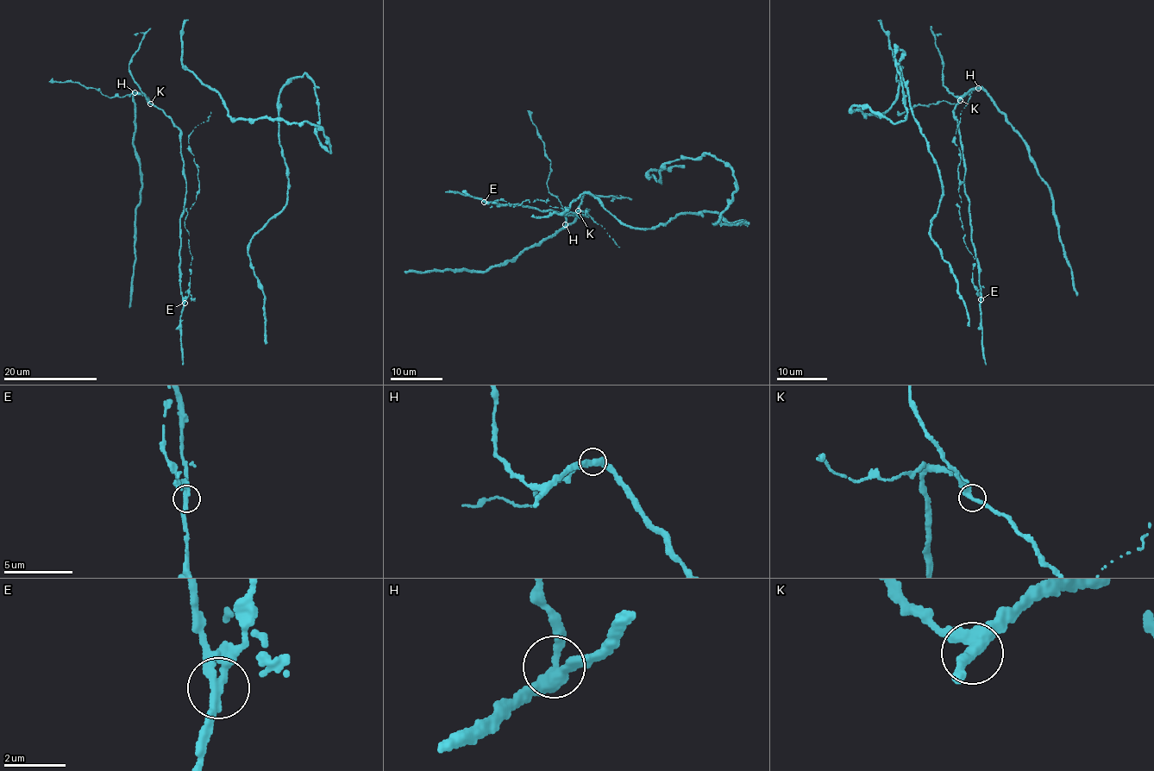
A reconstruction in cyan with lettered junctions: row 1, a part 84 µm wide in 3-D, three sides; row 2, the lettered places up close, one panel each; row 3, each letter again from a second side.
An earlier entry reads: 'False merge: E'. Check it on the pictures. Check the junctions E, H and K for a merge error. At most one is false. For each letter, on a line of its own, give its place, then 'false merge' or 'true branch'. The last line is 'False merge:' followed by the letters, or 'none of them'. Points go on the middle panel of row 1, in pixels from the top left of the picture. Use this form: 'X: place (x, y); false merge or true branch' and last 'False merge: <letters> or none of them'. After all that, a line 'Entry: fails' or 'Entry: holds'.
E: place (484, 202); false merge
H: place (565, 224); true branch
K: place (578, 210); true branch
False merge: E
Entry: holds

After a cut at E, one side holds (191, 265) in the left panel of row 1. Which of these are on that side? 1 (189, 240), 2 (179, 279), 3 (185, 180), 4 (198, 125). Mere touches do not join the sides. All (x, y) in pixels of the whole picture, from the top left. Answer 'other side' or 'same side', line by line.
1: same side
2: other side
3: other side
4: same side

